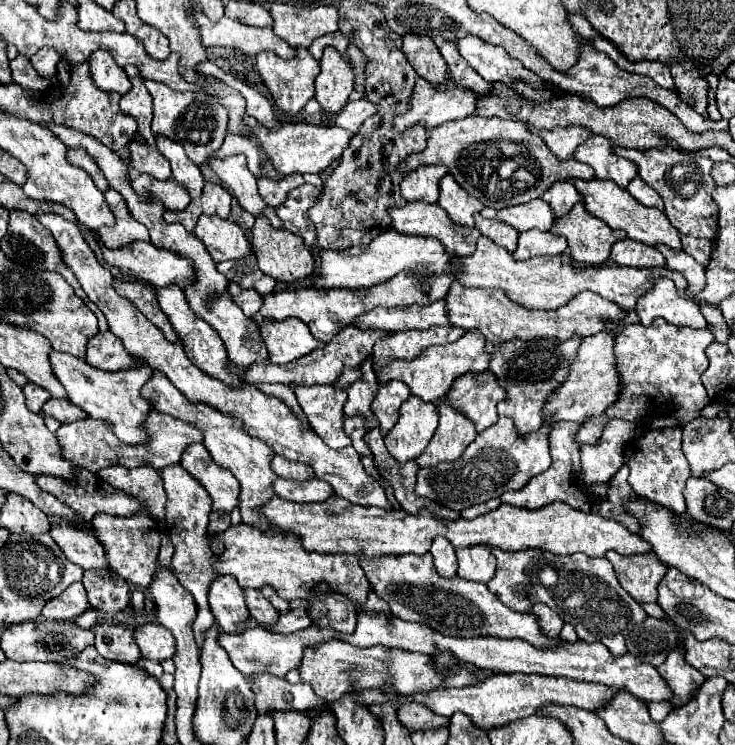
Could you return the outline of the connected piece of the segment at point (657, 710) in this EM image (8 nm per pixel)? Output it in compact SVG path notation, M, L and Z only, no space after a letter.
M665 700L663 702L651 702L651 704L647 704L647 708L649 708L649 714L655 722L663 722L665 716L671 712L669 702L665 702Z

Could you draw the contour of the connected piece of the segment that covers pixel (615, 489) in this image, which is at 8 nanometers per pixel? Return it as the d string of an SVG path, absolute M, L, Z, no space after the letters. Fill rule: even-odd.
M621 466L621 470L607 482L609 486L609 492L605 498L599 498L591 504L591 512L597 512L609 520L615 520L619 524L623 524L627 530L631 532L639 532L637 528L637 518L633 518L627 510L625 510L625 504L633 498L637 498L637 494L633 492L633 488L629 488L629 482L627 482L627 476L629 476L629 466Z

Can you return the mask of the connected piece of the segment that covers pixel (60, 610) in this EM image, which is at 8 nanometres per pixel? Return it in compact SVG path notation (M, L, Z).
M75 582L73 586L69 586L63 594L59 594L57 598L51 598L43 610L41 616L45 620L73 620L79 614L83 614L85 610L89 610L89 602L85 598L85 588L81 582Z

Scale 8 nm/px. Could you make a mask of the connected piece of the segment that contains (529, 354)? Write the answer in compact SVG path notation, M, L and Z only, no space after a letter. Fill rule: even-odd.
M571 336L565 342L553 338L535 338L535 340L509 340L495 344L495 352L489 362L489 372L497 376L499 386L507 392L507 398L497 404L499 414L511 416L515 420L517 432L533 432L543 424L543 406L547 398L565 382L569 376L569 366L577 358L579 344L583 336Z

